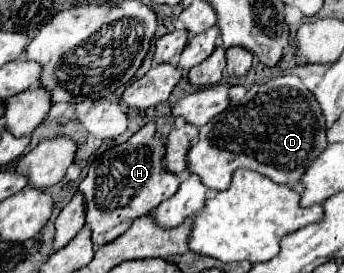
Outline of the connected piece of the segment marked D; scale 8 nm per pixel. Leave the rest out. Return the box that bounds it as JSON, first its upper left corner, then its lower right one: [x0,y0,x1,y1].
[187,75,327,191]

